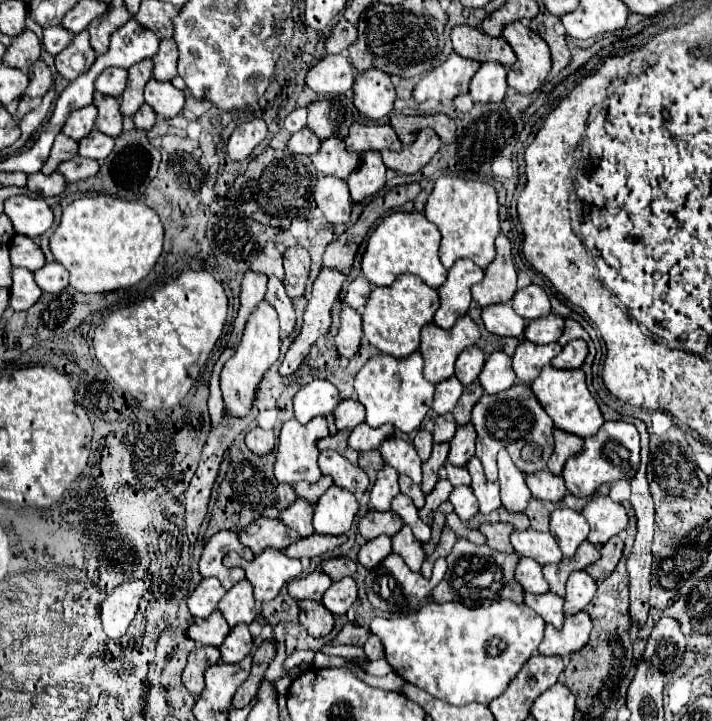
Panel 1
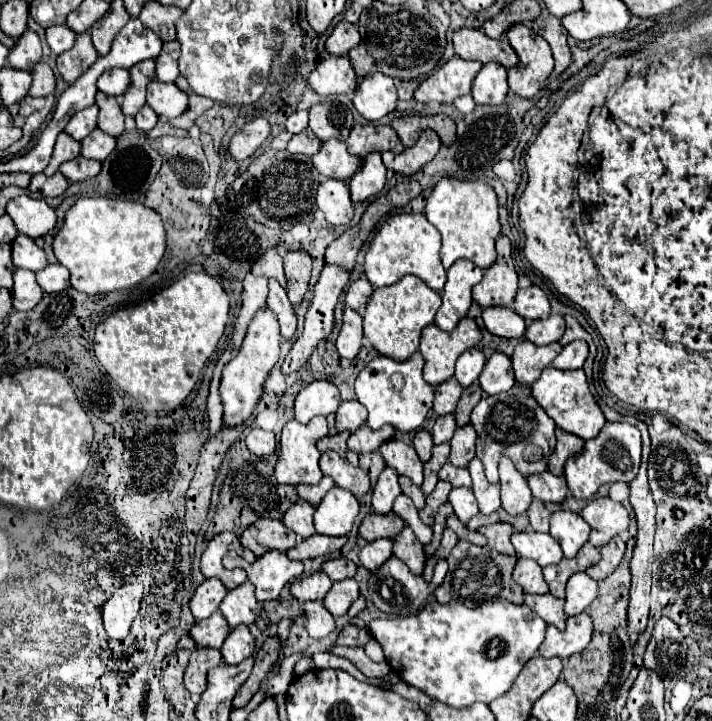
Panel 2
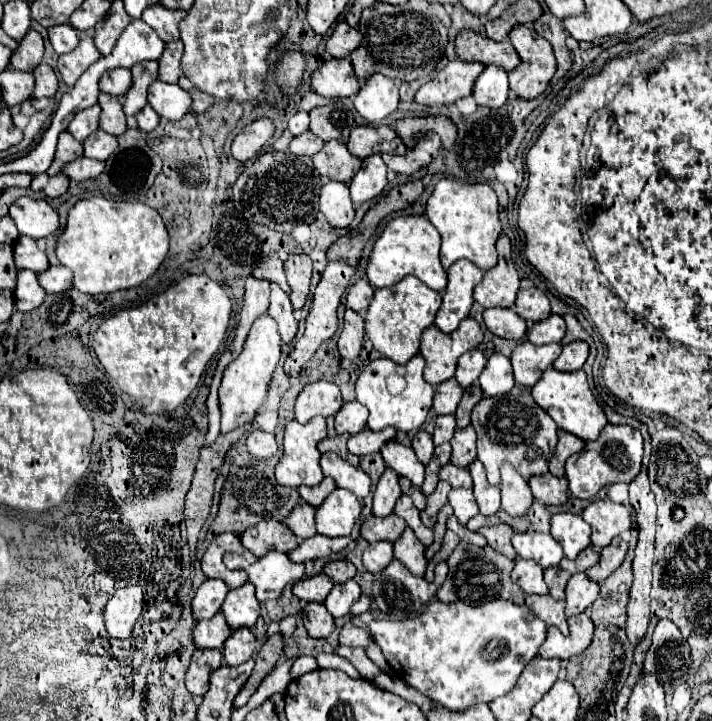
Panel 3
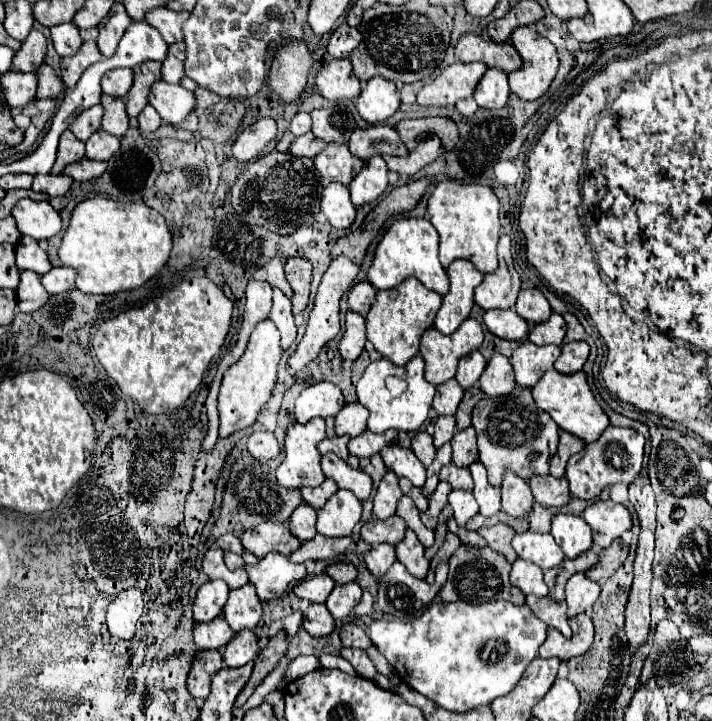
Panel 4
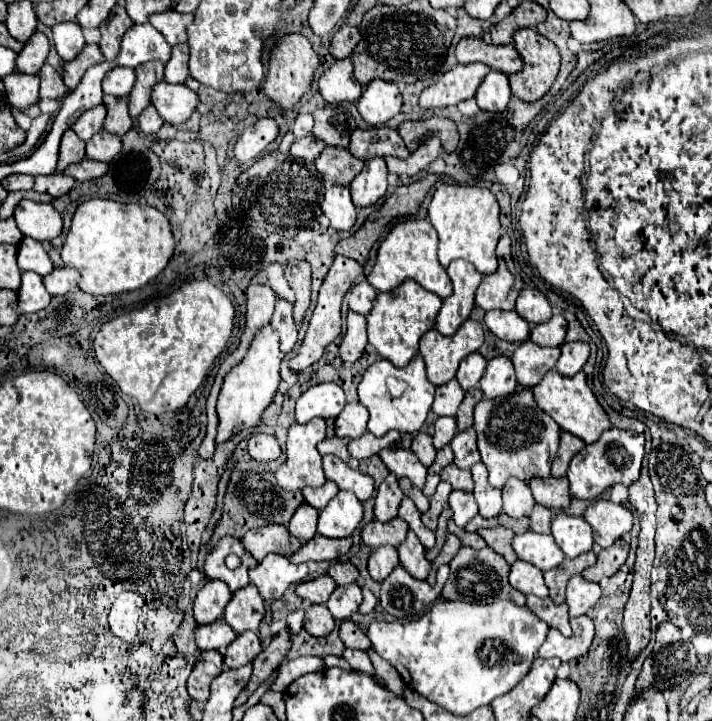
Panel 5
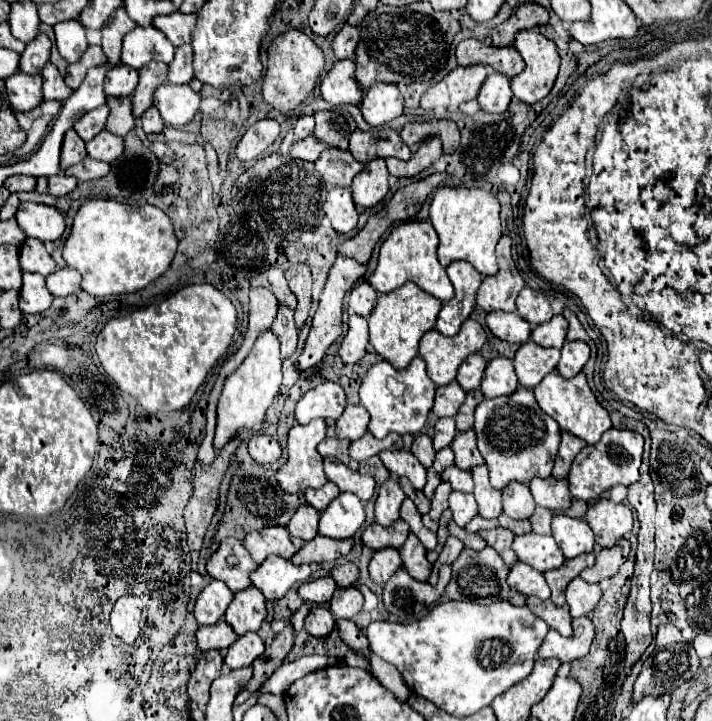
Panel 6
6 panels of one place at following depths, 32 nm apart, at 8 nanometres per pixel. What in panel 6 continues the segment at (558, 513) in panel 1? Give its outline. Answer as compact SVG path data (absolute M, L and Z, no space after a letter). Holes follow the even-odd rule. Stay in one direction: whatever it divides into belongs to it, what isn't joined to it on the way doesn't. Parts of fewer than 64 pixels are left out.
M556 514L552 518L552 536L566 558L576 558L580 554L592 552L594 548L594 536L588 524L566 514Z

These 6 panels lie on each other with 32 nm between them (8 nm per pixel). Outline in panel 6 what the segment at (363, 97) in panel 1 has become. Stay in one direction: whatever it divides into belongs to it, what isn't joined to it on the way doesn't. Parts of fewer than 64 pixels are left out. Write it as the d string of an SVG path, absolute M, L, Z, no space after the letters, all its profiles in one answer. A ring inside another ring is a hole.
M372 84L362 98L360 104L362 116L364 120L374 126L374 128L382 128L386 126L390 120L402 116L404 112L404 98L398 90L396 84Z

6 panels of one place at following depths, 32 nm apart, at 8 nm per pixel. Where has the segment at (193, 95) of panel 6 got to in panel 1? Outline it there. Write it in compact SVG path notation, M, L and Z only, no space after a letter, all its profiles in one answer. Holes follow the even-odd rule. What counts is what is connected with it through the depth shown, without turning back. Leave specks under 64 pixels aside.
M150 80L144 92L146 92L146 104L150 104L152 110L162 118L178 116L186 104L184 92L174 88L170 82Z

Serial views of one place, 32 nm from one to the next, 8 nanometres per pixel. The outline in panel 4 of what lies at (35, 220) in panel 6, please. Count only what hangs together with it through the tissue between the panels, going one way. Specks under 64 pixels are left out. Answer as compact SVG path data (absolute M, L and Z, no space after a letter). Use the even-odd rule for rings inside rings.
M22 198L14 208L12 216L18 224L20 234L32 236L34 240L50 240L62 228L60 214L48 202L34 202Z

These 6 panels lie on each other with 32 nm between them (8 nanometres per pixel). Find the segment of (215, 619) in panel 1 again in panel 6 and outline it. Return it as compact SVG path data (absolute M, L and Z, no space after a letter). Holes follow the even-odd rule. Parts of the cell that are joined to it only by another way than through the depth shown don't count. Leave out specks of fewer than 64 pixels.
M220 620L214 626L200 626L196 632L196 638L198 638L198 648L202 652L206 652L206 650L224 652L238 640L236 632L232 630L232 626L226 620Z

